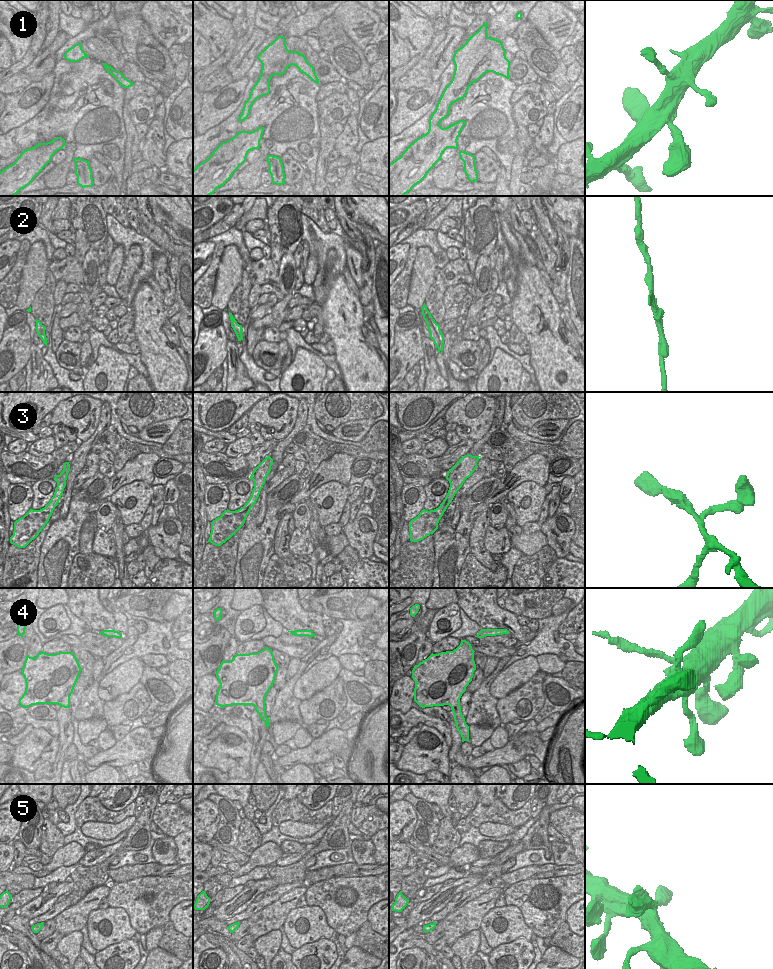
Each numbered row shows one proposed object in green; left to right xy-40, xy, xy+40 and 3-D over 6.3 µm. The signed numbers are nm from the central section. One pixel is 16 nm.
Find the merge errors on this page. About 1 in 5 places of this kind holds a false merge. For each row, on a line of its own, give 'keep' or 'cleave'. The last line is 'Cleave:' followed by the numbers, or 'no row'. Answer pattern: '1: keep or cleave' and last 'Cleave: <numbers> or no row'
1: keep
2: cleave
3: keep
4: cleave
5: keep
Cleave: 2, 4

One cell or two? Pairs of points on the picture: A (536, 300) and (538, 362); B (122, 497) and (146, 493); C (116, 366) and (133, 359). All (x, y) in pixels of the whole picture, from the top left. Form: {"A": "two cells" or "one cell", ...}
{"A": "one cell", "B": "one cell", "C": "two cells"}

